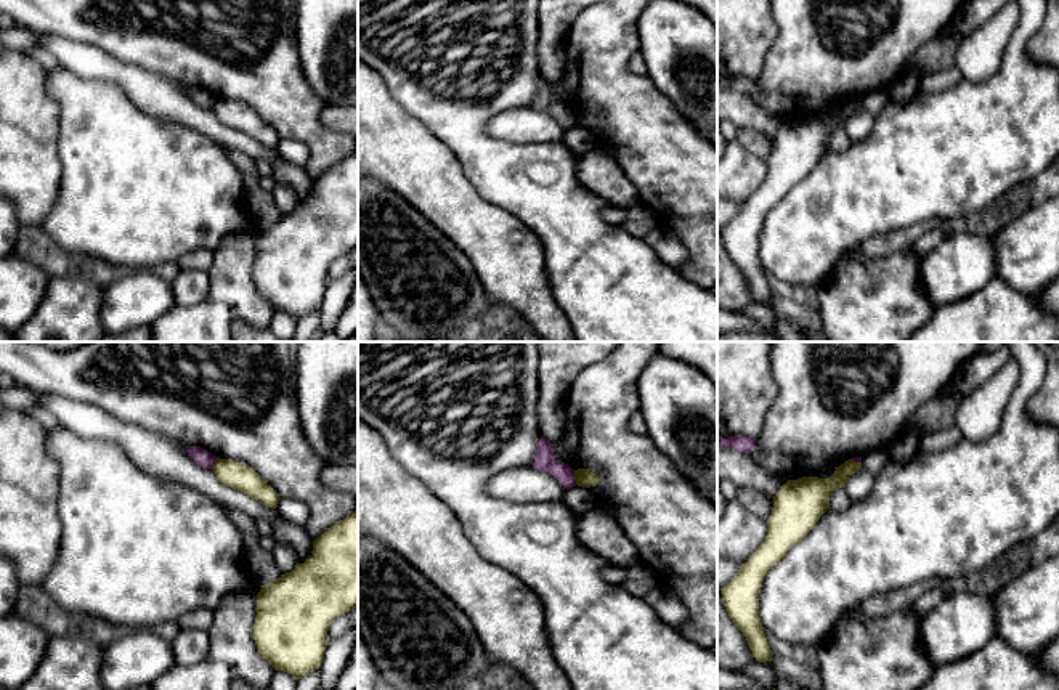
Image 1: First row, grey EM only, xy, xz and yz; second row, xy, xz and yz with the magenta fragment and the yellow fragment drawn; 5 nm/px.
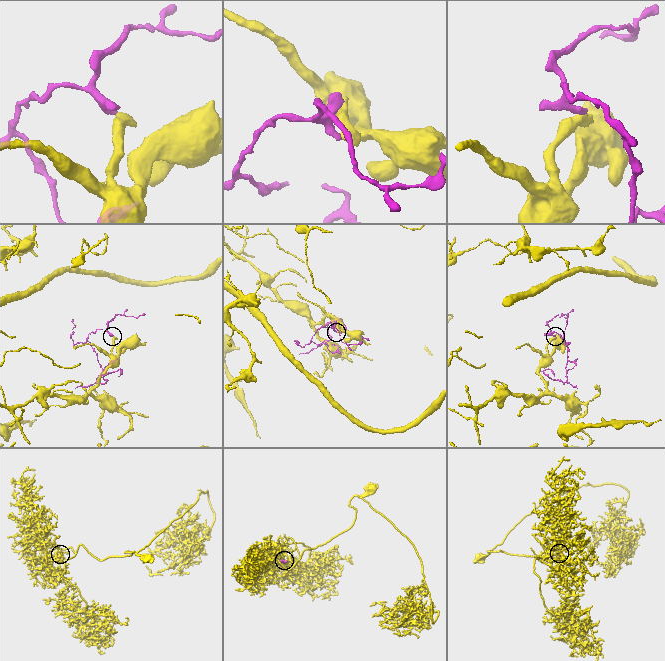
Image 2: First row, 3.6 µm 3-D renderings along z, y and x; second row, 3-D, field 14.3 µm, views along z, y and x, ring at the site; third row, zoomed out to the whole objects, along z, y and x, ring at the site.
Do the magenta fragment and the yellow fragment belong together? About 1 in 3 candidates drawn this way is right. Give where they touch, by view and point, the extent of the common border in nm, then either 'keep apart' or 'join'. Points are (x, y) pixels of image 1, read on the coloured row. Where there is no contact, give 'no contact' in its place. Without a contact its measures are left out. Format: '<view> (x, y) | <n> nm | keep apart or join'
xz (573, 477) | 70 nm | keep apart

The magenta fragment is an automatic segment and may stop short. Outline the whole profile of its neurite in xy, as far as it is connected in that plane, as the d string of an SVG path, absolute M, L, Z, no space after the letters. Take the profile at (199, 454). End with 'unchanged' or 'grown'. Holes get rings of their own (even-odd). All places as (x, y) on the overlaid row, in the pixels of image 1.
M186 446L186 453L191 459L194 459L199 465L212 469L217 457L201 446Z; unchanged

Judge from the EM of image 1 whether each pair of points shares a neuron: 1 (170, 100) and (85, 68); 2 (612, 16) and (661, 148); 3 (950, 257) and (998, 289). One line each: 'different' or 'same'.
1: same
2: same
3: different

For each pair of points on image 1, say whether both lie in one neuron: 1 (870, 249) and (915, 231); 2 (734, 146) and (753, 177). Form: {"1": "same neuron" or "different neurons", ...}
{"1": "same neuron", "2": "same neuron"}

